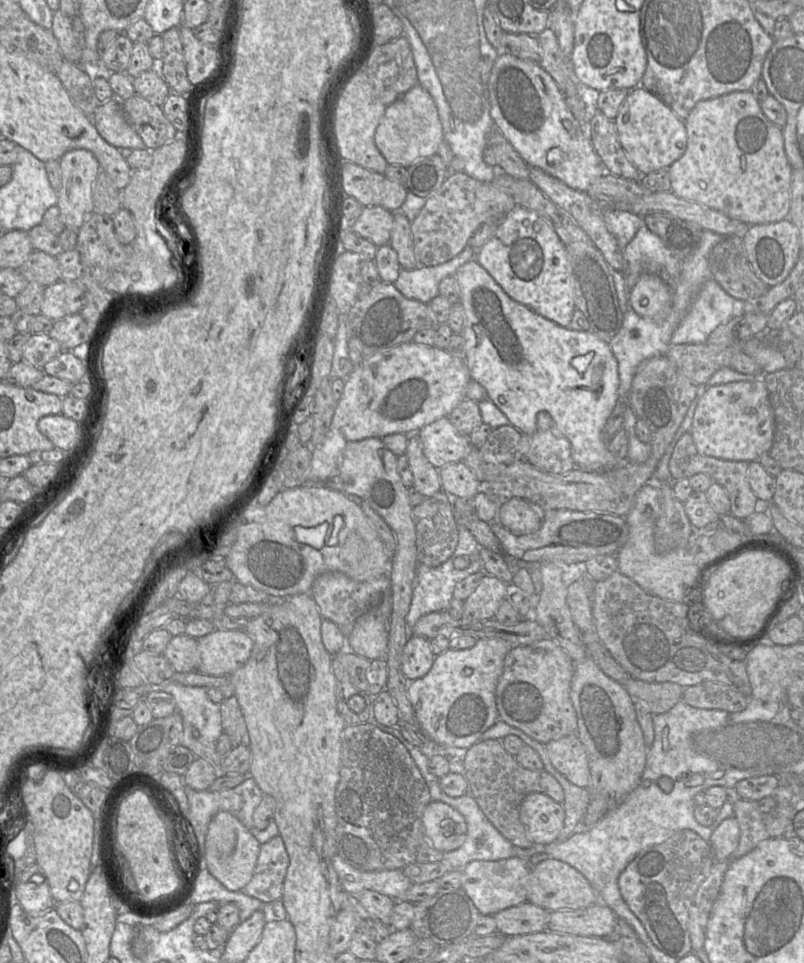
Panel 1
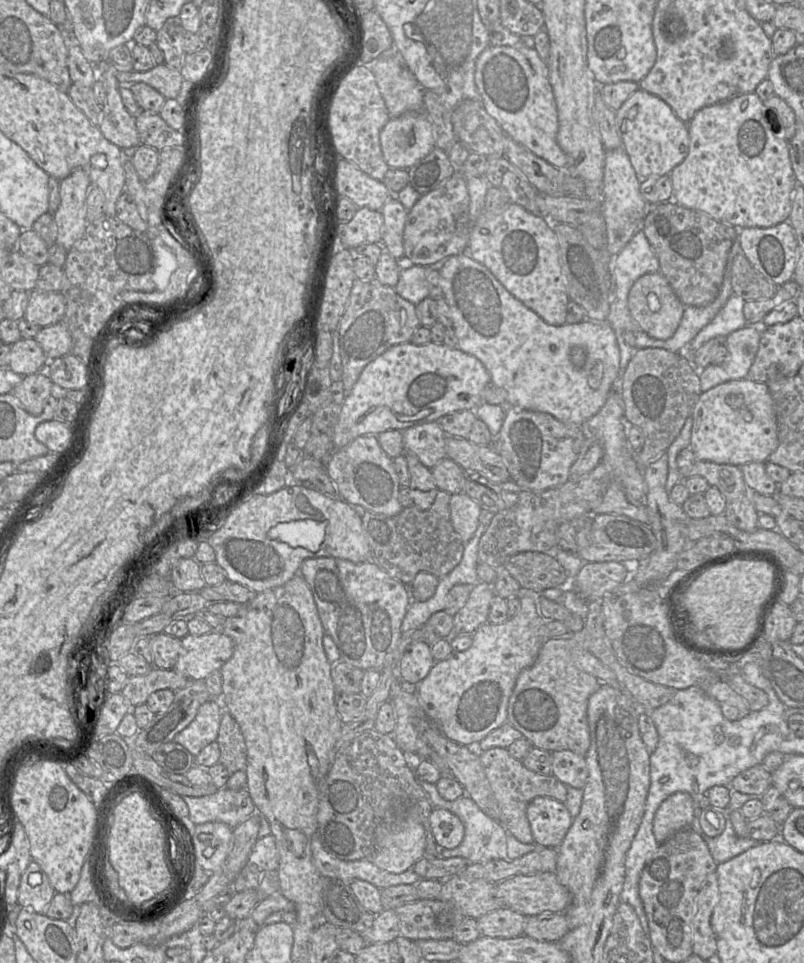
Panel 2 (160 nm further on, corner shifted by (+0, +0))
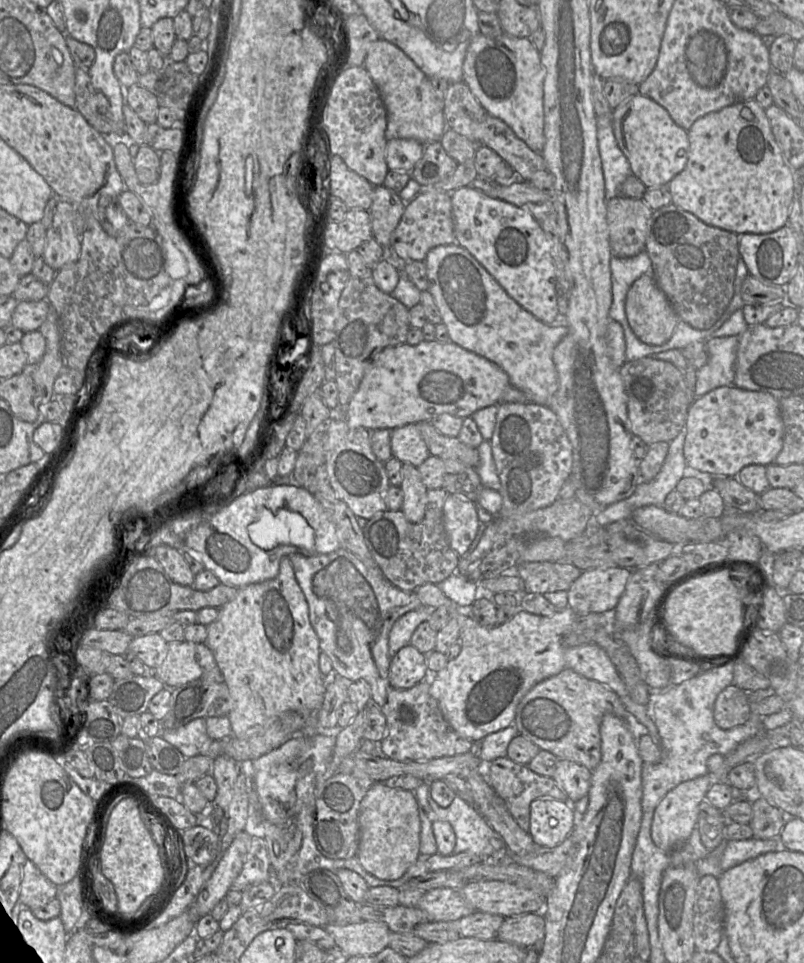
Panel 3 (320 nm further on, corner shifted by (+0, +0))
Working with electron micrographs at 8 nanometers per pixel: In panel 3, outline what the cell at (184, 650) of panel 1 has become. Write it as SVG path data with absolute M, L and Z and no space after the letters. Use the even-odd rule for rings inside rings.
M159 633L134 637L127 652L133 653L146 666L147 670L156 669L165 659L168 643Z

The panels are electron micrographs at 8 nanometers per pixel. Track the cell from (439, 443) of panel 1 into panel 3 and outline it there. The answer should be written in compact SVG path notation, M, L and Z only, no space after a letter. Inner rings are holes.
M407 424L391 431L391 451L394 458L415 467L430 456L417 424Z

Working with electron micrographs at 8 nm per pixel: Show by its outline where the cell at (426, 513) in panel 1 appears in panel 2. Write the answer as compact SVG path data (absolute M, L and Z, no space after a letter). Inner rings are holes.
M438 490L428 510L410 506L395 516L384 516L366 511L362 516L362 528L371 548L372 561L390 577L411 586L419 572L428 572L441 578L451 572L461 561L465 543L454 530L450 519L451 495Z

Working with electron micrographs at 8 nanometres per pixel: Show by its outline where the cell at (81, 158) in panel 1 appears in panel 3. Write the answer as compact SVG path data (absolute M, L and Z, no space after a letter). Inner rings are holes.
M59 200L53 222L46 232L43 252L45 263L55 271L76 262L81 253L81 239L75 230L76 206Z

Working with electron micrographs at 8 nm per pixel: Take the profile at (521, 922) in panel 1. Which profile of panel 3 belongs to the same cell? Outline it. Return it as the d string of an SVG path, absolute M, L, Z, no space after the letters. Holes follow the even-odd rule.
M480 911L452 921L460 937L473 937L481 940L496 938L504 917Z

